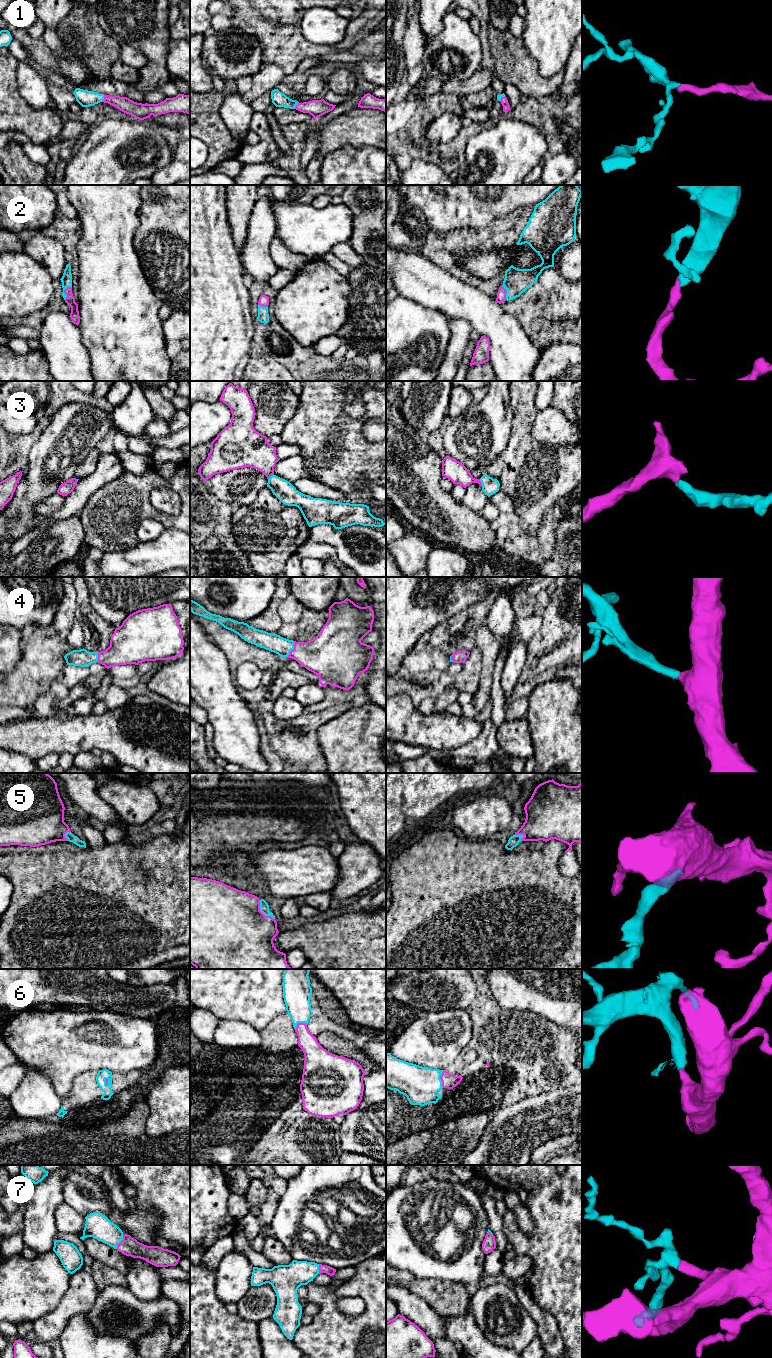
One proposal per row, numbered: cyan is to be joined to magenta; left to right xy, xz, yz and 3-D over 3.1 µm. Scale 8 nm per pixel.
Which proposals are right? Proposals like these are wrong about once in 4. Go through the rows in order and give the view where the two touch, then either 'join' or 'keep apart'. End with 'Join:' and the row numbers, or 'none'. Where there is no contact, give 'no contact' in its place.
1: meets magenta in xy; join
2: meets magenta in xy; join
3: meets magenta in yz; join
4: meets magenta in xz; join
5: meets magenta in xz; join
6: meets magenta in yz; join
7: meets magenta in xy; join
Join: 1, 2, 3, 4, 5, 6, 7

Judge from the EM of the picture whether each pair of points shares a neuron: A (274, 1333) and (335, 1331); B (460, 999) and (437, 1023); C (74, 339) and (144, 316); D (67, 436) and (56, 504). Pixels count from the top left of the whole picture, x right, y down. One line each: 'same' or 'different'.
A: different
B: different
C: different
D: different

